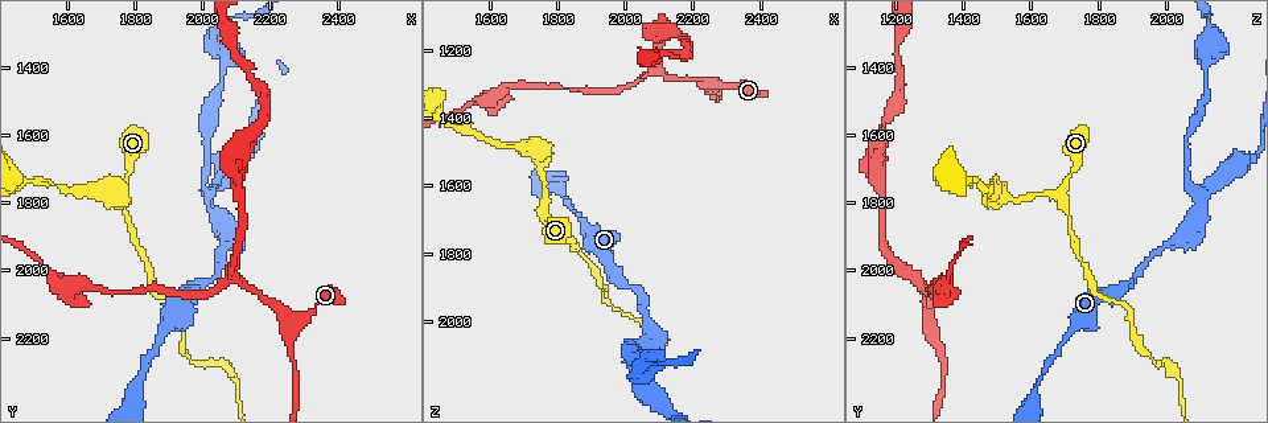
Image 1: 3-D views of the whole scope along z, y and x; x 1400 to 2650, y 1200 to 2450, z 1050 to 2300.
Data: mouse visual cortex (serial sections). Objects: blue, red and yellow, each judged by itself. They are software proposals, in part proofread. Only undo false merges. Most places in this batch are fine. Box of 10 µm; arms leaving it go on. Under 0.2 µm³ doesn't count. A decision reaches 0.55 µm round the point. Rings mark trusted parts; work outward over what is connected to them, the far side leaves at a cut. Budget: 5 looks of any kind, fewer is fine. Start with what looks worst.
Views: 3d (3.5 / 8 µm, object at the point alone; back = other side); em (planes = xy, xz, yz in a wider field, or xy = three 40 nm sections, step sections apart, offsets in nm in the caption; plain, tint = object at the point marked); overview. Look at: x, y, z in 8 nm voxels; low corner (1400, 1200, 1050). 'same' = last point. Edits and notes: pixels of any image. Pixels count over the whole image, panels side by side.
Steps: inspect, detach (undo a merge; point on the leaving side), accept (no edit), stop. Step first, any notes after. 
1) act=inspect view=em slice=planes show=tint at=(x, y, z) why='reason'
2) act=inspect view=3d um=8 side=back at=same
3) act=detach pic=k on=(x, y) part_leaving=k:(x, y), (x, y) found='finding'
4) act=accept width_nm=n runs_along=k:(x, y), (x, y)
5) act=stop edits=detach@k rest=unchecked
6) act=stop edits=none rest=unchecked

act=inspect view=3d um=3.5 at=(2020, 1780, 2110) why='small branch off a trunk'

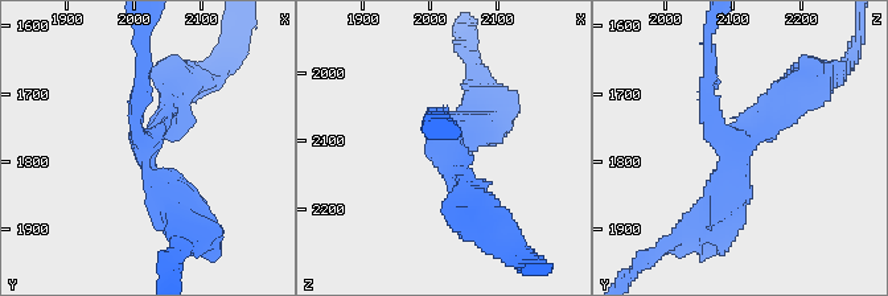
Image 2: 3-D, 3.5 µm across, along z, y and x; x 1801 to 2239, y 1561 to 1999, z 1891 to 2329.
act=inspect view=em slice=xy step=2 show=tint at=(2010, 1785, 2110) arms=3 arm_widths_nm=150,300,500 why='now the EM'

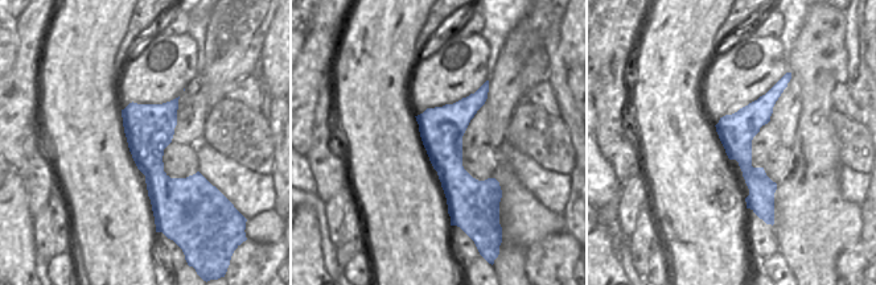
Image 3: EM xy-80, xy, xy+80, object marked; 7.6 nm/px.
act=inspect view=em slice=xy step=5 show=tint at=same why='another direction'

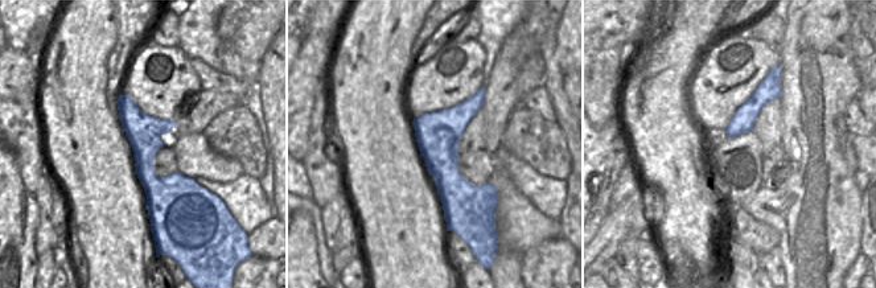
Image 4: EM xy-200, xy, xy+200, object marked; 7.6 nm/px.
act=accept runs_along=2:(181, 220), (136, 131), (140, 74) found='all the same cell'

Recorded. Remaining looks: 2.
act=inspect view=3d um=3.5 at=(2090, 2020, 1260) why='three arms meet'

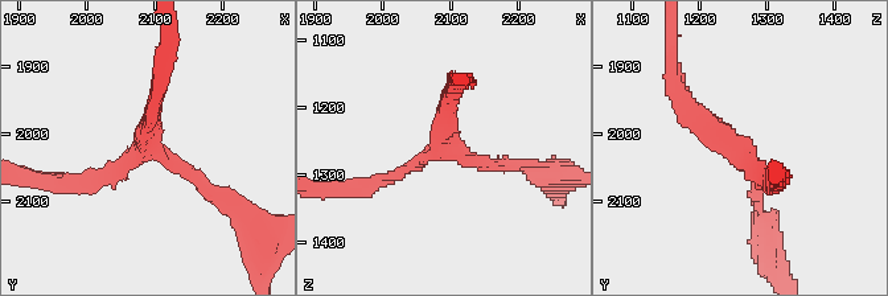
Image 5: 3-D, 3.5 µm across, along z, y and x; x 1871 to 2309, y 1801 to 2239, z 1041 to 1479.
act=inspect view=em slice=planes show=tint at=(2105, 2030, 1260) why='shape alone is not enough'

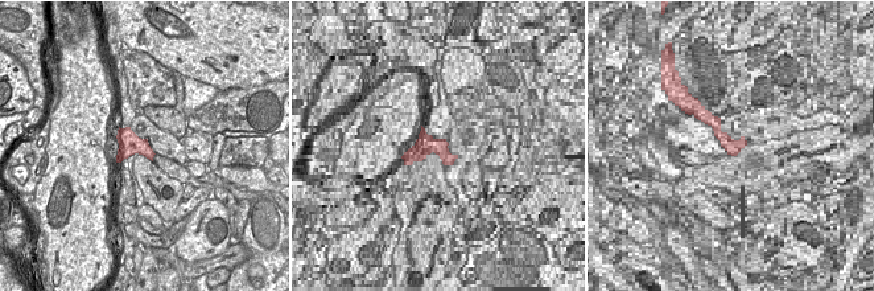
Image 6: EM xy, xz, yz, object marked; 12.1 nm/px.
act=accept arm_widths_nm=150,150,200 runs_along=5:(755, 196), (748, 155), (677, 86) found='continuous, no second cell'

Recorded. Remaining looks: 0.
act=stop edits=none rest=unchecked

